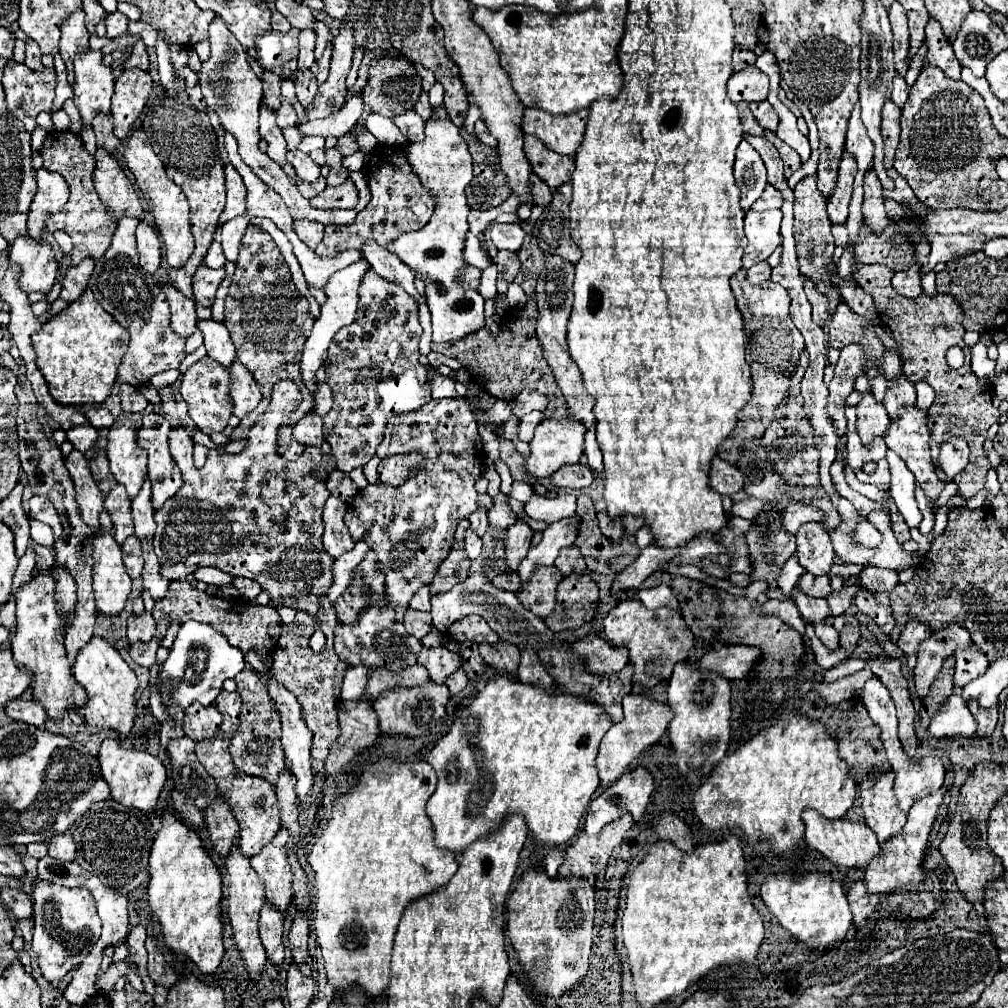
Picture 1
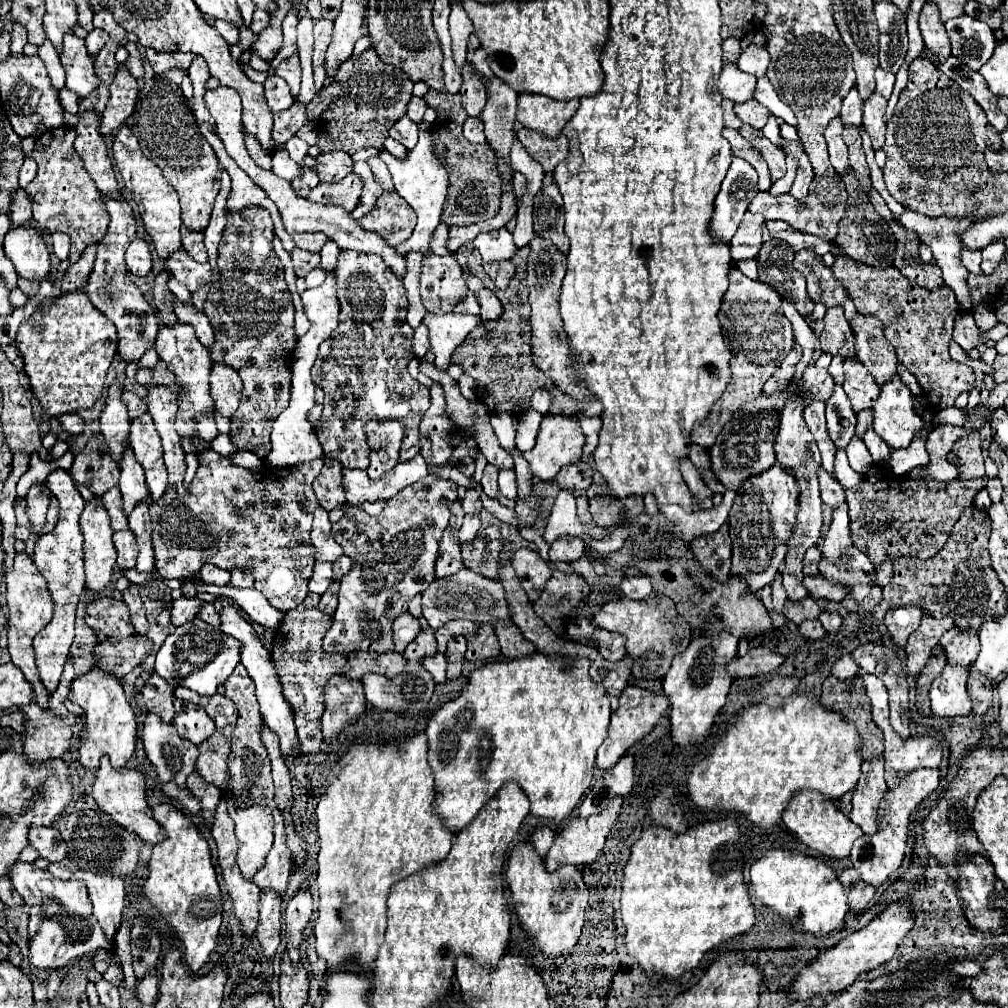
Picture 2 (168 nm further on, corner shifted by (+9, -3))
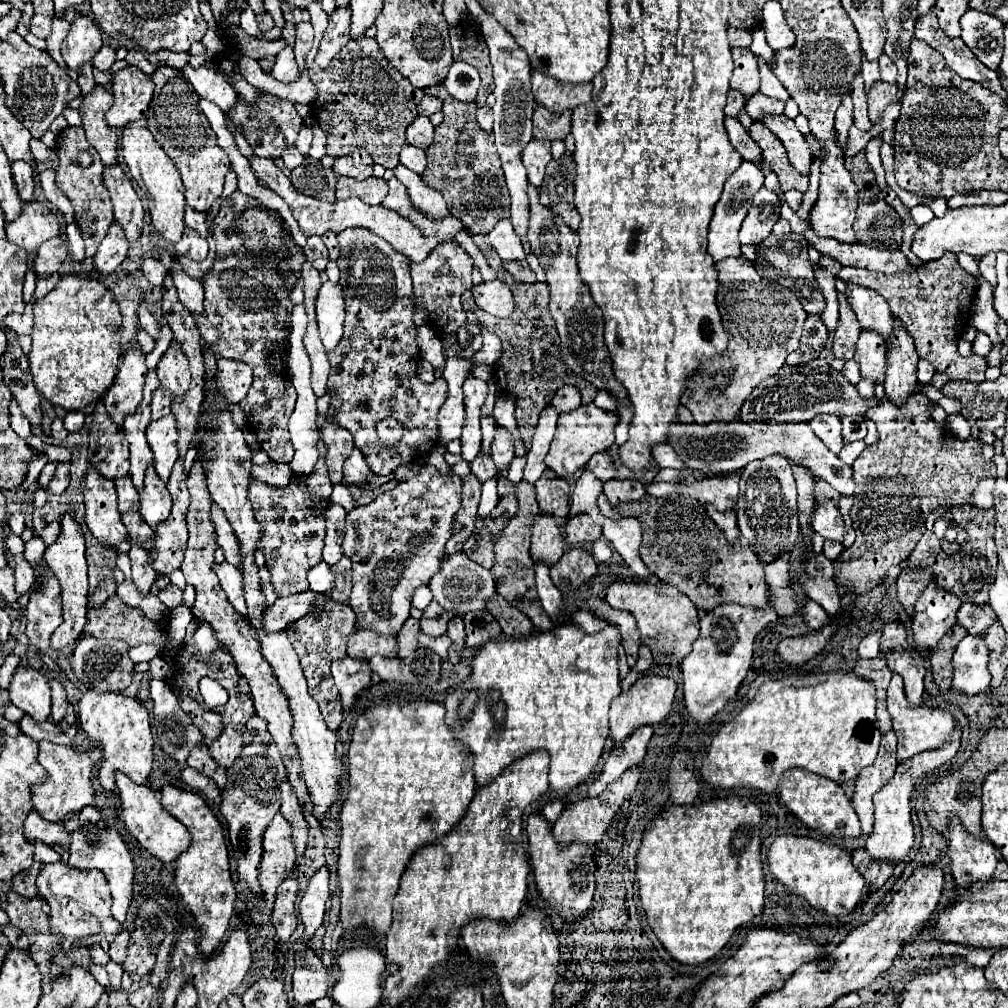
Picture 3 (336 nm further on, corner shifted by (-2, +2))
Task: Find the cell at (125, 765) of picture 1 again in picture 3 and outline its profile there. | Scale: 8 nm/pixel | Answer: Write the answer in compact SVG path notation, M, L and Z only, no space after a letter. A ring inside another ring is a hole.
M116 772L116 786L118 786L118 796L122 802L122 818L126 822L128 832L156 858L160 858L162 862L172 862L178 854L182 854L188 848L190 842L190 834L188 830L180 824L180 820L172 818L168 812L164 812L164 808L160 806L160 802L154 796L154 790L150 786L138 786L136 782L132 782L126 774Z

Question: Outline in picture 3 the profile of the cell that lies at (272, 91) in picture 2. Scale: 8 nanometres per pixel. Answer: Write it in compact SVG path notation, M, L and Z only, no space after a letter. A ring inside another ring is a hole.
M286 46L278 56L276 56L276 64L270 72L278 82L282 84L292 84L300 78L300 70L296 66L296 60L294 60L294 54L292 54L292 48Z

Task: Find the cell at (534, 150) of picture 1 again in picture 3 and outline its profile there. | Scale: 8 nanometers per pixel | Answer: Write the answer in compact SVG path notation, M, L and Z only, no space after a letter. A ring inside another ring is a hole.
M542 106L534 112L534 138L548 138L548 140L564 140L570 134L572 118L570 112L564 114L552 114L544 110Z

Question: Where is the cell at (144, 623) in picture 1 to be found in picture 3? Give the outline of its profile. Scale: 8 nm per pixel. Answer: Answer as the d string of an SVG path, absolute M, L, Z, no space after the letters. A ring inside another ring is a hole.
M132 546L130 548L130 560L132 560L132 580L138 588L138 592L142 596L148 596L150 594L150 588L154 584L154 580L158 578L158 574L152 570L152 566L148 564L148 556L146 556L146 550L144 548L138 548L138 546Z

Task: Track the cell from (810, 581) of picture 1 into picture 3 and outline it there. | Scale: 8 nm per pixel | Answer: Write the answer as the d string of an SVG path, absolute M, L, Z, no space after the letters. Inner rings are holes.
M922 392L912 394L908 400L908 406L904 410L896 410L892 402L882 400L878 406L872 406L866 412L866 418L874 420L878 426L880 440L860 452L860 456L854 460L854 506L850 510L852 516L852 528L856 530L854 546L846 548L840 556L840 560L834 562L836 576L834 582L838 586L846 586L852 594L862 594L878 586L884 578L890 566L902 564L918 540L924 534L924 522L926 516L940 508L952 508L952 506L972 506L972 492L976 484L984 478L996 478L996 466L994 462L984 462L980 458L980 442L974 438L958 440L948 428L938 428L934 420L930 418L930 410L934 408L934 402L928 400Z

